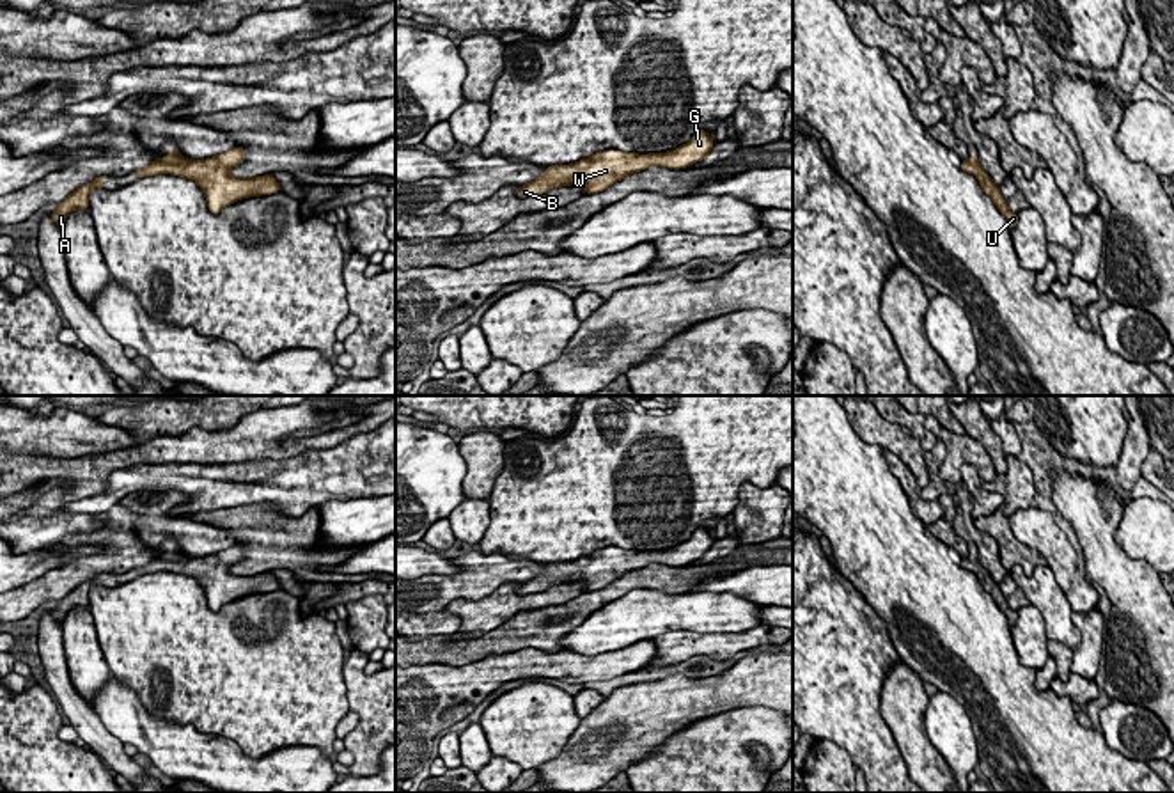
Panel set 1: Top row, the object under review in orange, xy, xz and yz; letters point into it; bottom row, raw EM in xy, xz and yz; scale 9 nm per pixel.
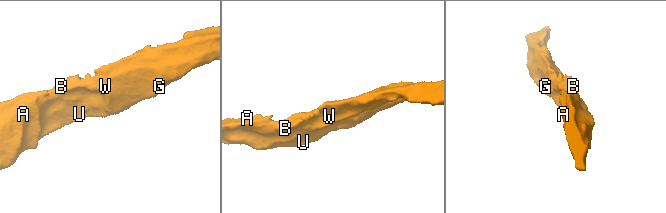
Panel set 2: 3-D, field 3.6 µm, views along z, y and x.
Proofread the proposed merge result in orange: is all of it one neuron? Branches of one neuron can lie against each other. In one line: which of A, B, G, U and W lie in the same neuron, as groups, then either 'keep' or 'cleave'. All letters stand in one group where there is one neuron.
A B G U W | keep

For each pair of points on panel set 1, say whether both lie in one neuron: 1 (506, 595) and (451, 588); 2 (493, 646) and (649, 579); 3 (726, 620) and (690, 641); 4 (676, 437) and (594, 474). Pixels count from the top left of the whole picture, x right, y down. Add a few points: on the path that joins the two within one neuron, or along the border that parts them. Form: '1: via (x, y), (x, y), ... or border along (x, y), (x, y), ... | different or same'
1: border along (522, 582), (502, 582), (479, 598), (449, 604) | different
2: via (532, 628), (550, 627), (561, 616), (610, 593) | same
3: border along (745, 630), (667, 632), (664, 635) | different
4: via (657, 456), (639, 474), (614, 474) | same

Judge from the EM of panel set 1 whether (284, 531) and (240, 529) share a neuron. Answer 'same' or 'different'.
same

